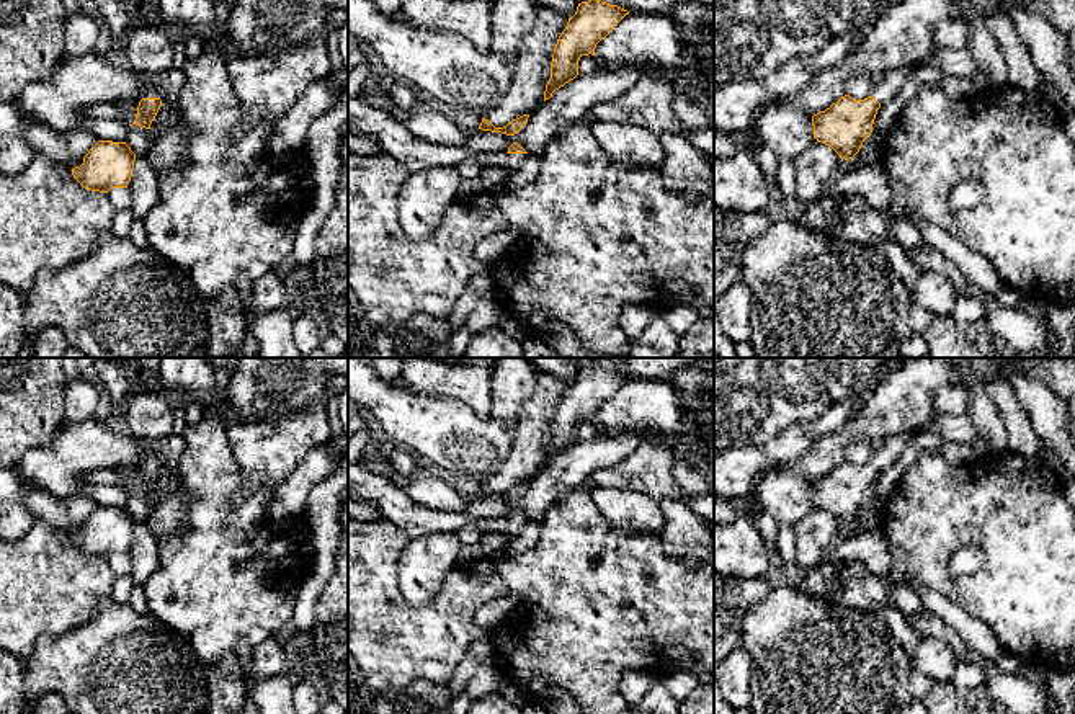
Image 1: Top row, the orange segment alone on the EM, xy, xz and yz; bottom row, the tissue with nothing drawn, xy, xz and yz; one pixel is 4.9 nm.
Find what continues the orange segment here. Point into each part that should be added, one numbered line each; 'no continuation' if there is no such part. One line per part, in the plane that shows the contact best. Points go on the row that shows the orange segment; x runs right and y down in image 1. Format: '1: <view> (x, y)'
1: xz (513, 159)

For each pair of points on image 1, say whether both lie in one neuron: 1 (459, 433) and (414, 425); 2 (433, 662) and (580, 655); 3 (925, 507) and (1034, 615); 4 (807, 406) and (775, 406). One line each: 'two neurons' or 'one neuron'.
1: one neuron
2: one neuron
3: one neuron
4: one neuron

